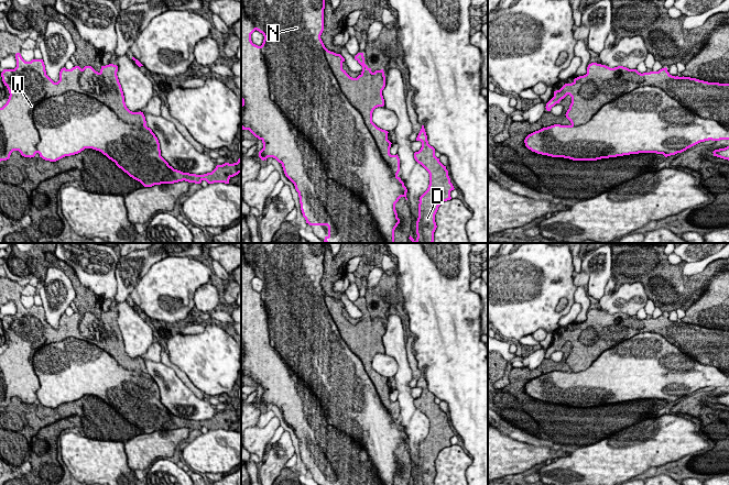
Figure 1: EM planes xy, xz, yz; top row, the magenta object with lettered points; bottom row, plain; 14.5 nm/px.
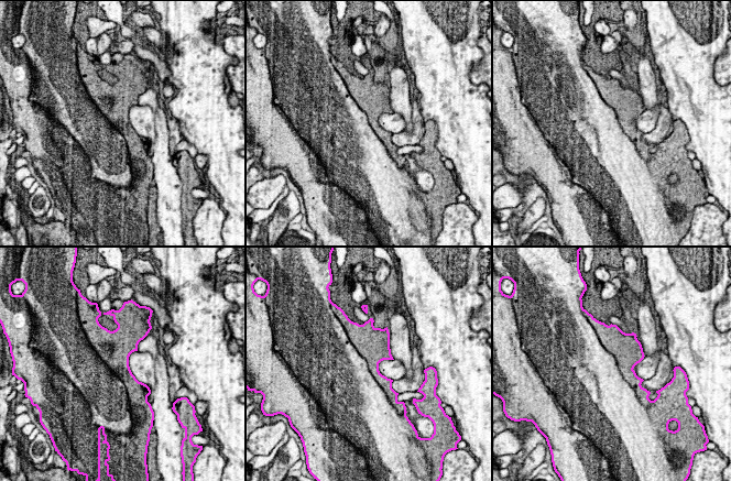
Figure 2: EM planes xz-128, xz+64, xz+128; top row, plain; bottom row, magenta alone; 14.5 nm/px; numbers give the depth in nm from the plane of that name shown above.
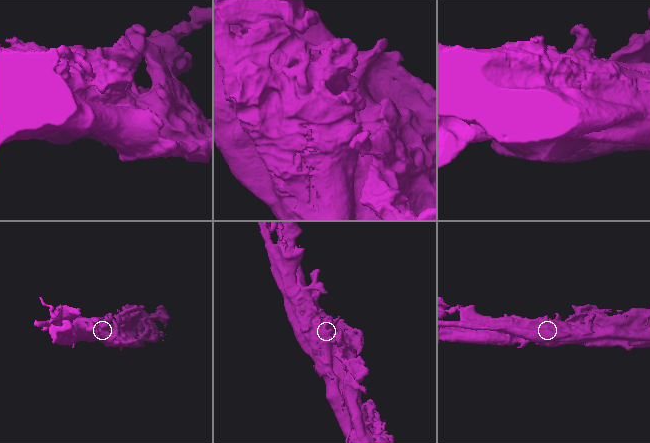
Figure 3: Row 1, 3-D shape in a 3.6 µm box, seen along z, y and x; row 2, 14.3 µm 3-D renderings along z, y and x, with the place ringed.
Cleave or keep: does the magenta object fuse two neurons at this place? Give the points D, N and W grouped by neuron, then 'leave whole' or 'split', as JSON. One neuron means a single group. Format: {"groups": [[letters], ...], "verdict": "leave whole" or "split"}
{"groups": [["D", "N"], ["W"]], "verdict": "split"}

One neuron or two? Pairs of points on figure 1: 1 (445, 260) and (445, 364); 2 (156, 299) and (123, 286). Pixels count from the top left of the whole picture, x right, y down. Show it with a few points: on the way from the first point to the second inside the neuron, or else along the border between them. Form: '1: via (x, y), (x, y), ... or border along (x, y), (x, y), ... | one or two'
1: via (445, 286), (445, 338) | one
2: border along (149, 268), (128, 299) | two

